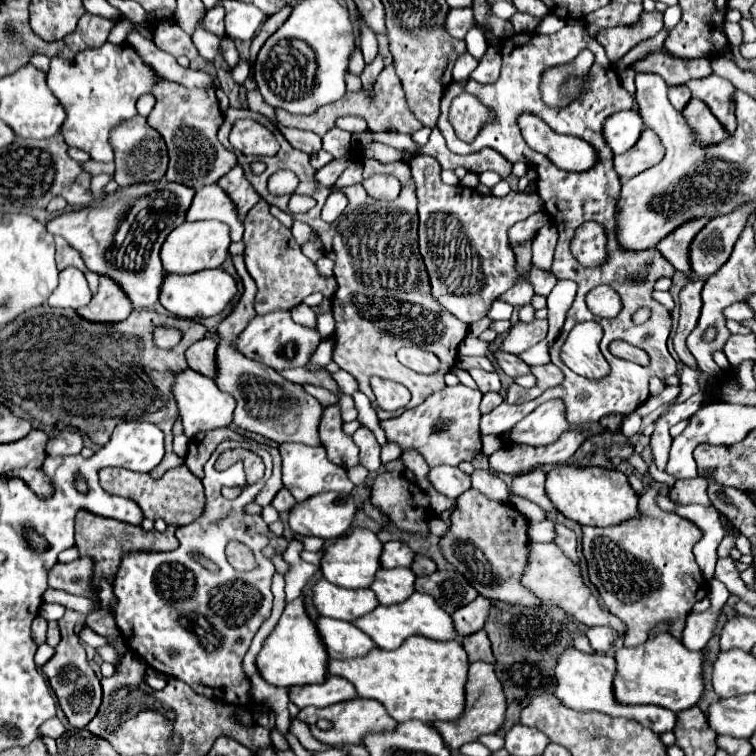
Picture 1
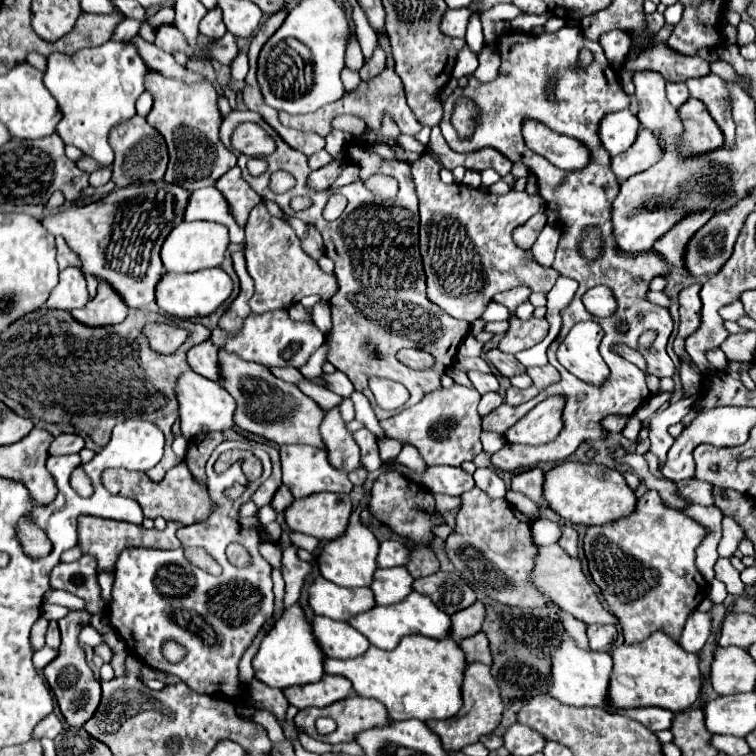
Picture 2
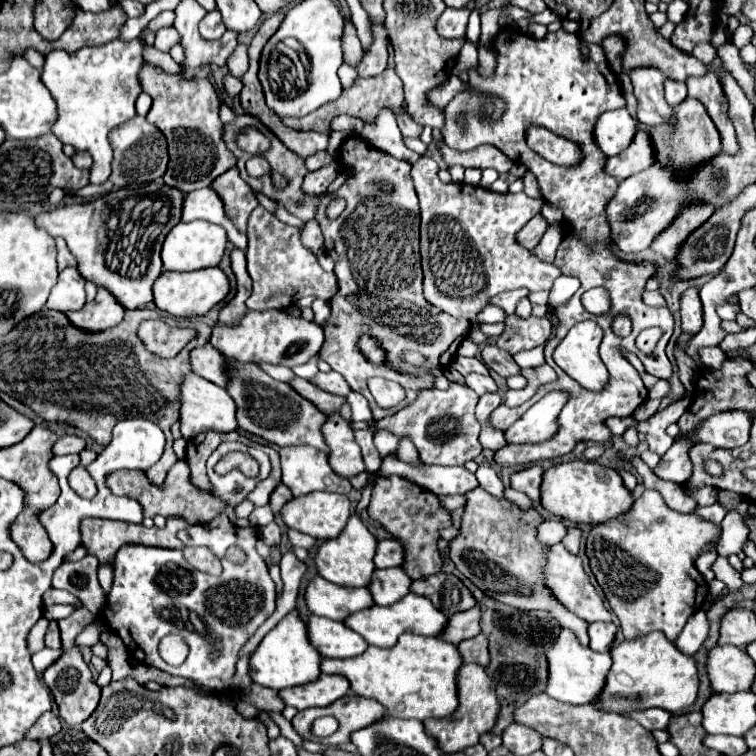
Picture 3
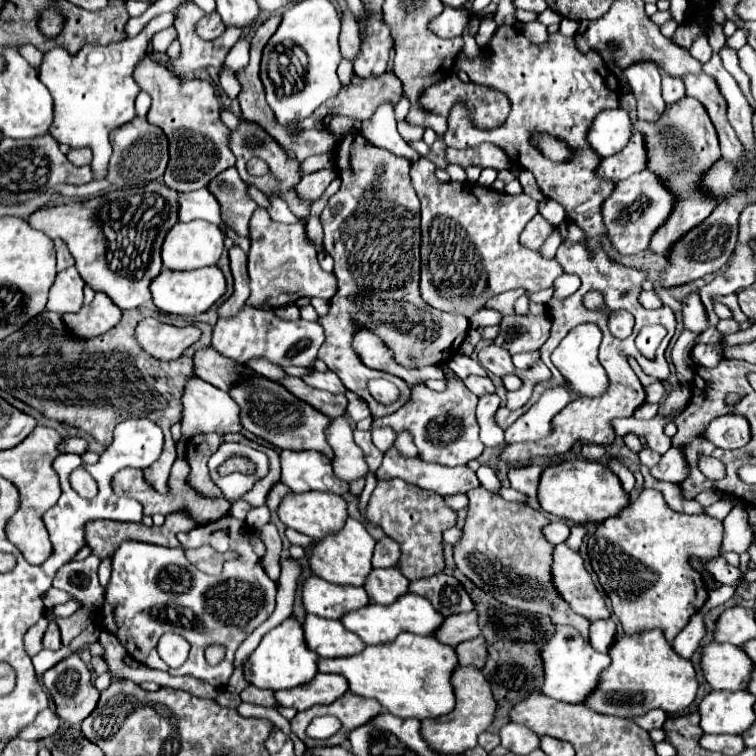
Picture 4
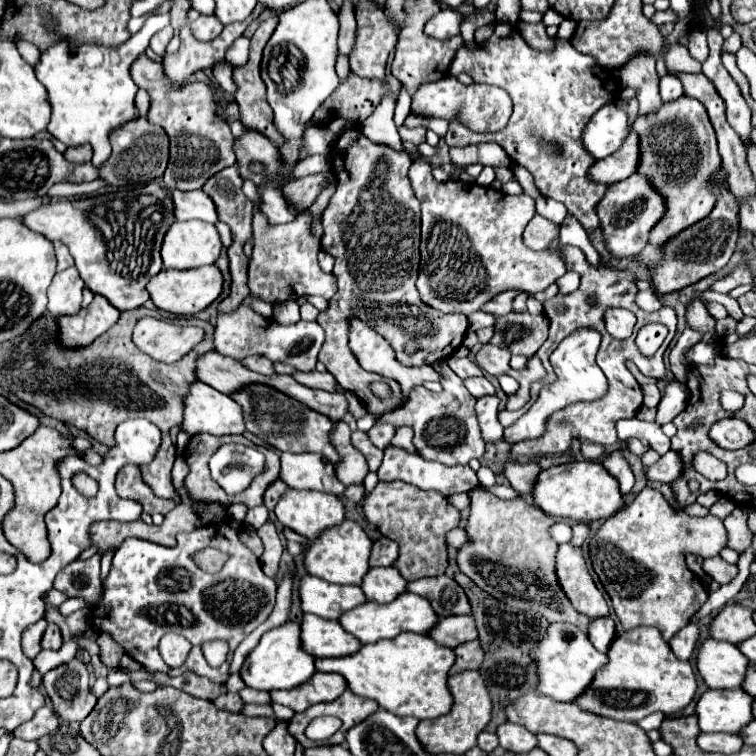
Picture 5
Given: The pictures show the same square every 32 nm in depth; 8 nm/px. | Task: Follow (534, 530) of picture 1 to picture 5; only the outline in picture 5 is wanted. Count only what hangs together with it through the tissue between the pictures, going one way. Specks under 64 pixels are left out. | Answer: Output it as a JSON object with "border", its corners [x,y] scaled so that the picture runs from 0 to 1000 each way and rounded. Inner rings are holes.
{"border":[[[738,688],[735,693],[730,693],[730,696],[728,696],[725,706],[728,706],[728,712],[730,712],[733,717],[743,720],[743,717],[751,717],[751,712],[757,709],[757,701],[754,701],[754,693],[751,693],[751,690]]]}

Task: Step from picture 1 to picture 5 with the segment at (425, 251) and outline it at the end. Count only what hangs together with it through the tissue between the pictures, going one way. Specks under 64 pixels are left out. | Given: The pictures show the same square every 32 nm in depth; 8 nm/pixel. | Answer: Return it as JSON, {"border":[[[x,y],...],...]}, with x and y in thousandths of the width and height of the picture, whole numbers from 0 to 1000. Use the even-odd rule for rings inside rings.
{"border":[[[548,214],[542,220],[542,241],[550,254],[550,262],[558,270],[558,323],[556,323],[556,365],[553,386],[558,399],[582,410],[582,413],[606,413],[622,418],[635,410],[640,399],[669,384],[693,384],[709,389],[733,376],[743,362],[749,362],[746,347],[741,347],[741,333],[720,336],[706,333],[693,325],[690,307],[706,286],[706,265],[696,257],[672,259],[653,249],[640,249],[619,241],[577,241],[571,235],[571,220],[566,214]]]}

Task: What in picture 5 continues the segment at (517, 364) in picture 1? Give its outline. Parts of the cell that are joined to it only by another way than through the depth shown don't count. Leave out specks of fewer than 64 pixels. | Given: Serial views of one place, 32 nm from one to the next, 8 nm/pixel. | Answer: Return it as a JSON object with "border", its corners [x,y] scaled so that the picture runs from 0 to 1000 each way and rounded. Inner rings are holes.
{"border":[[[640,455],[630,468],[630,479],[640,487],[640,492],[646,492],[651,497],[664,497],[677,489],[675,487],[675,463],[659,460],[653,455]]]}

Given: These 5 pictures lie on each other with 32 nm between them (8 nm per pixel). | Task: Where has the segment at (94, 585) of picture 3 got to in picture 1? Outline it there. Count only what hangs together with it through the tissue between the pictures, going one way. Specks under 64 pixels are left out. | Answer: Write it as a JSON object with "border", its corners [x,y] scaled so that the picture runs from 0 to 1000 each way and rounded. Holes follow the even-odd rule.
{"border":[[[103,738],[90,746],[77,743],[63,754],[63,775],[93,786],[103,786],[103,788],[130,791],[119,778],[119,767],[122,767],[119,754],[122,754],[119,738]]]}

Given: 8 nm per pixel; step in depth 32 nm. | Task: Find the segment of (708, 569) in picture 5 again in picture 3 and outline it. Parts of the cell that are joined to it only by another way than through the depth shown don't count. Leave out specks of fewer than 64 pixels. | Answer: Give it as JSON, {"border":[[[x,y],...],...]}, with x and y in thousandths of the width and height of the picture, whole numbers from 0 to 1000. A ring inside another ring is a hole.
{"border":[[[950,735],[950,741],[944,743],[942,754],[944,754],[947,765],[950,765],[950,767],[955,767],[966,783],[976,783],[976,780],[981,778],[979,757],[976,757],[976,754],[971,754],[971,751],[963,746],[963,738],[952,738],[952,735]]]}

